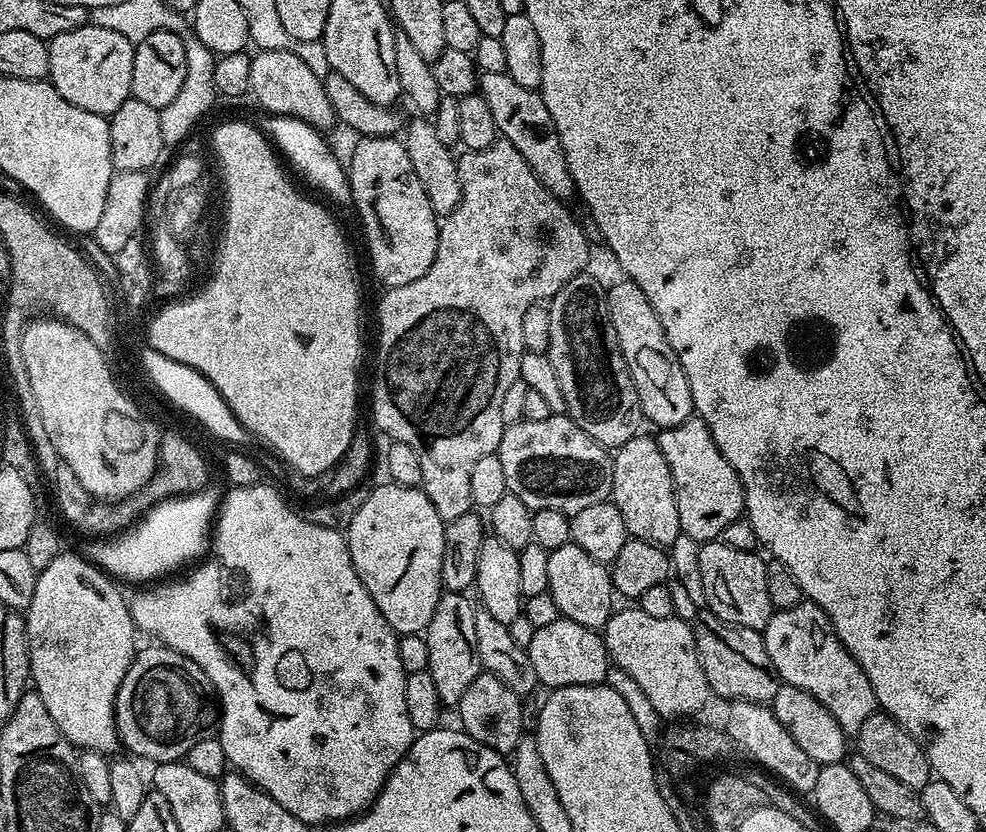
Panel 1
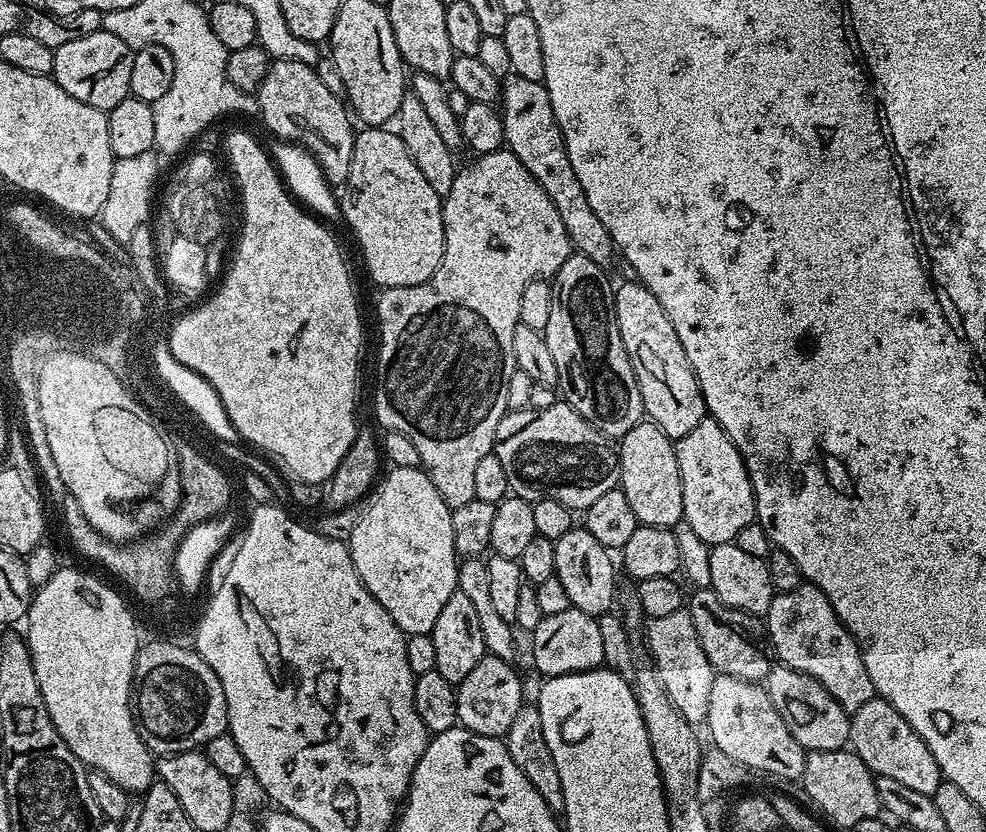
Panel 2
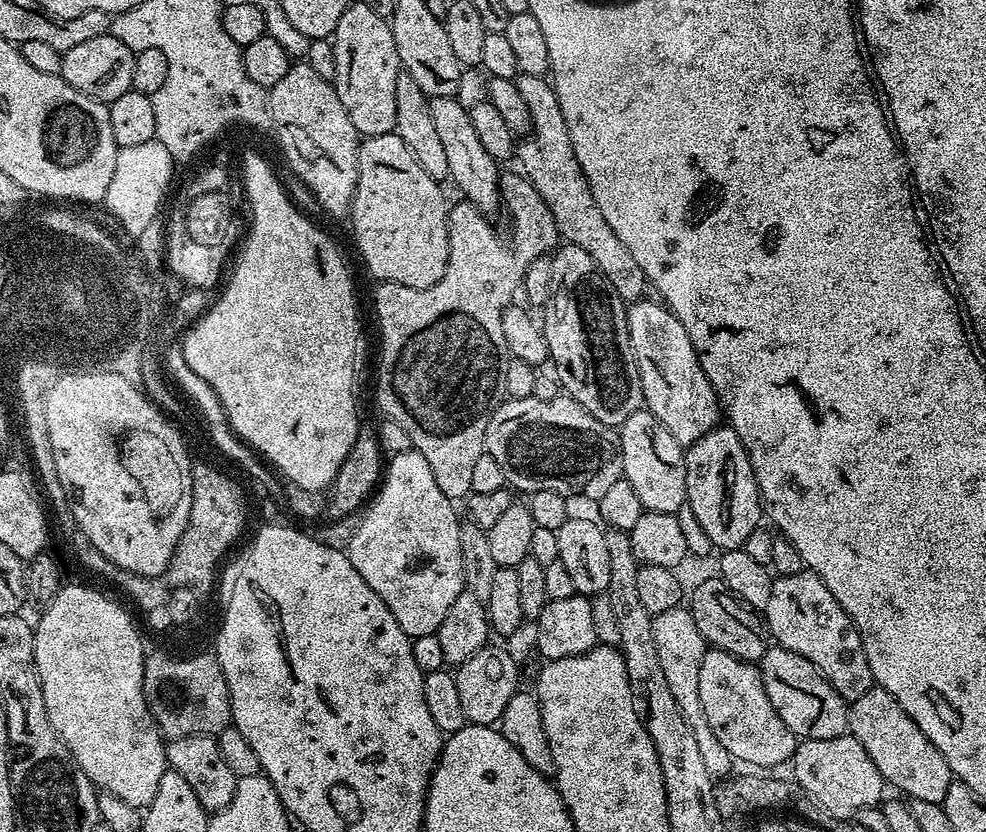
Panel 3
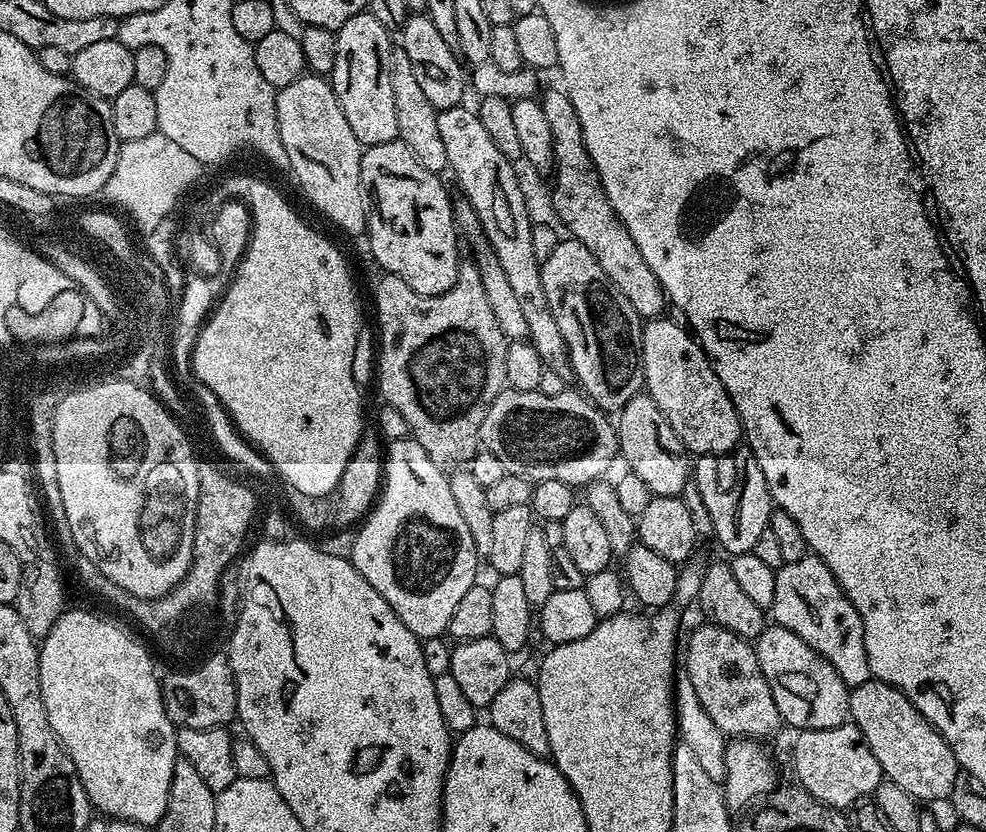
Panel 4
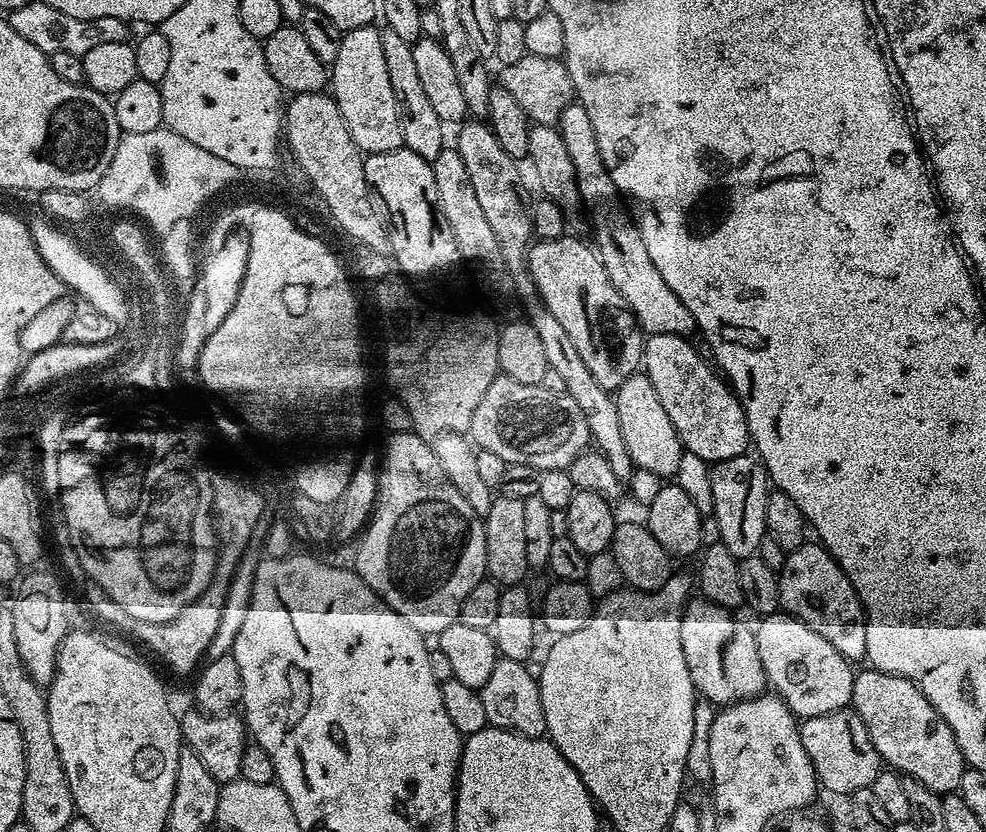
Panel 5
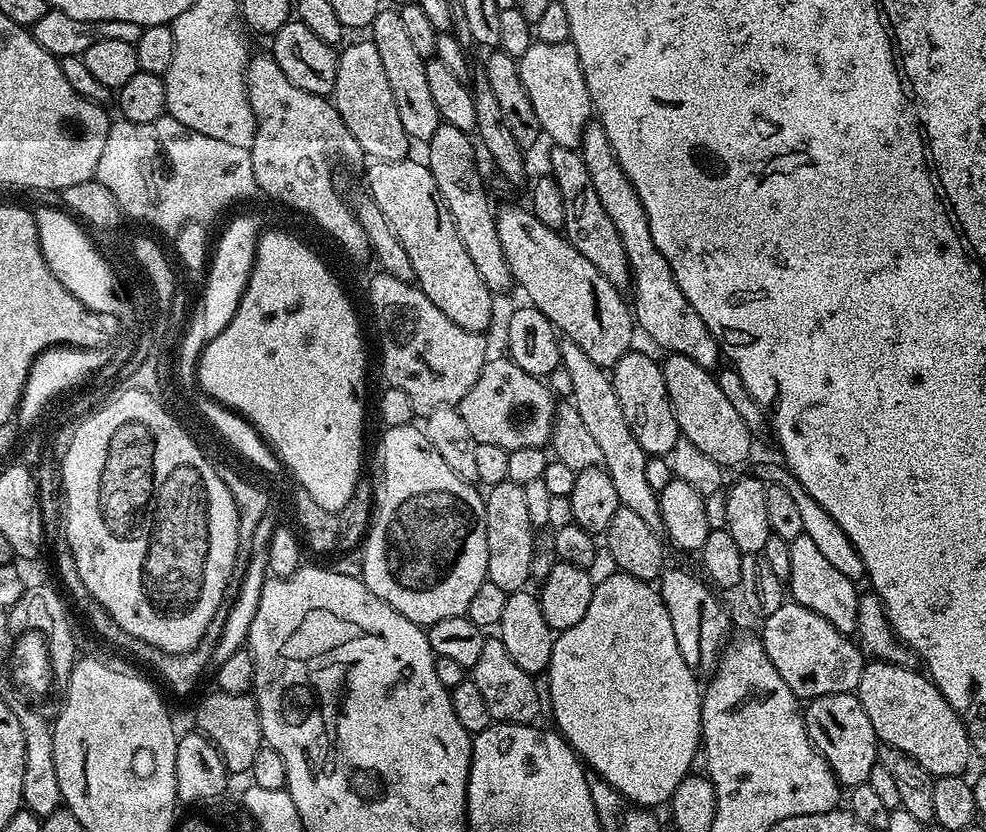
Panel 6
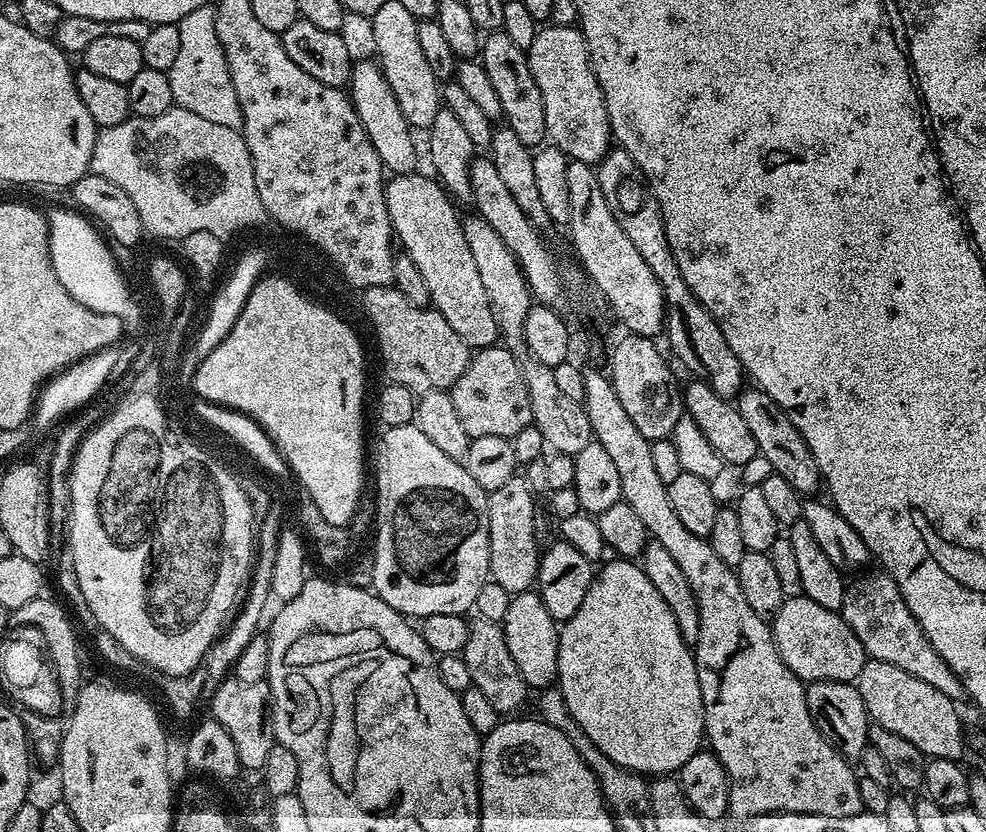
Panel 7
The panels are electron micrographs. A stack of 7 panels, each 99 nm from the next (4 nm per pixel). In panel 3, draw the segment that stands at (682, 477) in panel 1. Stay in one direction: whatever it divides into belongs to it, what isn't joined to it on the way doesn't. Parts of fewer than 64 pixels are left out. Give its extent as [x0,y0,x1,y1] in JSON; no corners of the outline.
[684,426,762,549]

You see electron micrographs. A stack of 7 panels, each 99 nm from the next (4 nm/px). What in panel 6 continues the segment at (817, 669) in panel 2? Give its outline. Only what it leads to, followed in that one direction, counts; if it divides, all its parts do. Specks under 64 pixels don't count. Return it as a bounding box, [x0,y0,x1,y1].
[786,535,861,634]

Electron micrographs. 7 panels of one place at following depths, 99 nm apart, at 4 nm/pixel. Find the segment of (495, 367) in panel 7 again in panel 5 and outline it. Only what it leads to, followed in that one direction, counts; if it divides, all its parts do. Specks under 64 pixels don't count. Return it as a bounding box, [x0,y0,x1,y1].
[468,374,593,472]

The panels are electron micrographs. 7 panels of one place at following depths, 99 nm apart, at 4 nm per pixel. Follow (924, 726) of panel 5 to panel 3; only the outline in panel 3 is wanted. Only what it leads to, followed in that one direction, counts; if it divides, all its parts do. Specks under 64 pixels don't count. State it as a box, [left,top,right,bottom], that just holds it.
[848,686,954,805]

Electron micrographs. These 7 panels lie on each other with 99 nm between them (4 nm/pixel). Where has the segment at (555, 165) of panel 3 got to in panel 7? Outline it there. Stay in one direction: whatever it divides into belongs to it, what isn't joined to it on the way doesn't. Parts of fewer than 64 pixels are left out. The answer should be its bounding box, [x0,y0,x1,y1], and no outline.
[595,146,746,398]

